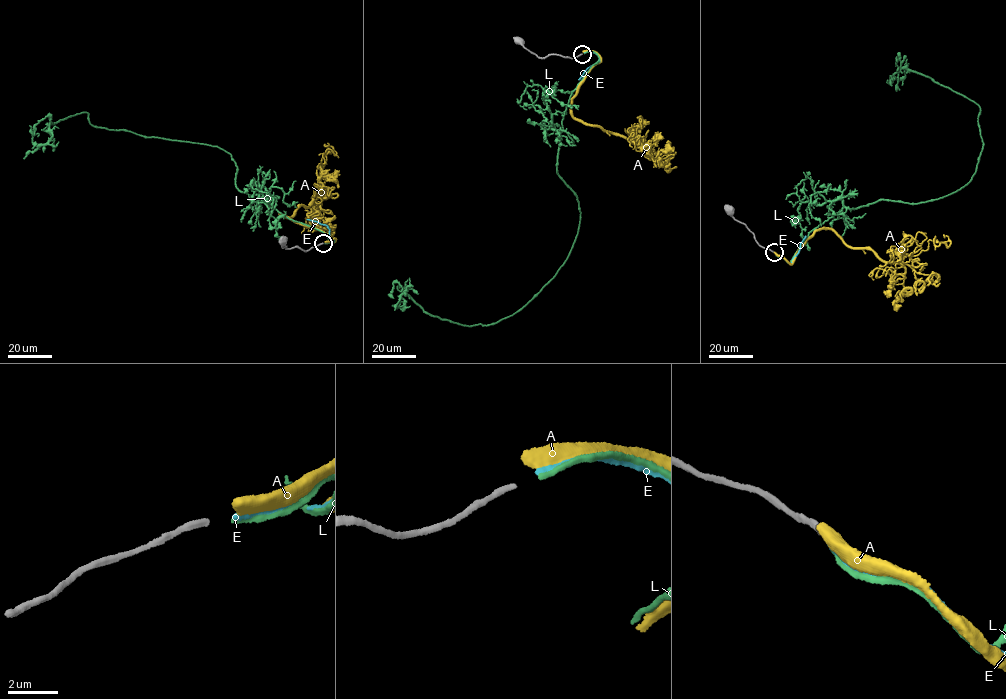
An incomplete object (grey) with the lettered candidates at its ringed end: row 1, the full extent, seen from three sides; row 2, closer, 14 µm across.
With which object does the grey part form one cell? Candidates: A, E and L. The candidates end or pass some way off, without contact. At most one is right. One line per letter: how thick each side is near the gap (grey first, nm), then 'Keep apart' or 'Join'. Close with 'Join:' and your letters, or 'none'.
A: Thickness 280 nm (grey) against 600 nm. Keep apart
E: Thickness 280 nm (grey) against 240 nm. Keep apart
L: Thickness 280 nm (grey) against 240 nm. Join
Join: L

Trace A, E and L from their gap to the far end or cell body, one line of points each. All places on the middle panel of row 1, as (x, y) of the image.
A: (583, 52), (592, 50), (600, 61), (573, 98), (572, 116), (654, 154), (648, 148)
E: (584, 53), (594, 52), (599, 61), (578, 80)
L: (584, 53), (599, 60), (556, 164), (580, 223), (554, 276), (485, 325), (431, 316), (406, 285), (392, 306)

